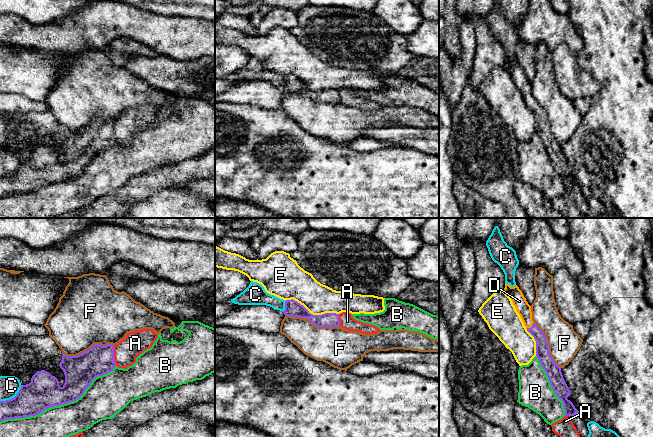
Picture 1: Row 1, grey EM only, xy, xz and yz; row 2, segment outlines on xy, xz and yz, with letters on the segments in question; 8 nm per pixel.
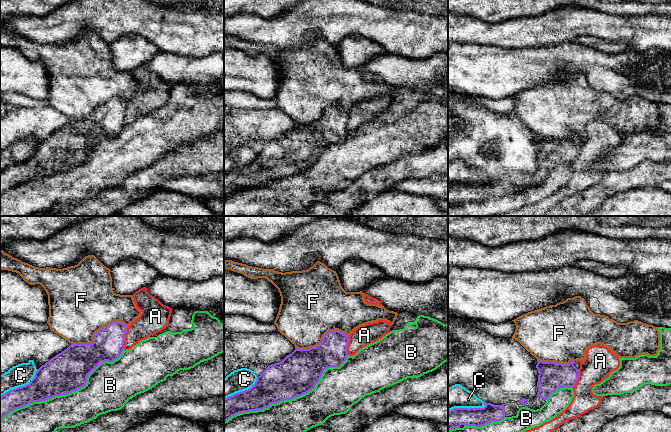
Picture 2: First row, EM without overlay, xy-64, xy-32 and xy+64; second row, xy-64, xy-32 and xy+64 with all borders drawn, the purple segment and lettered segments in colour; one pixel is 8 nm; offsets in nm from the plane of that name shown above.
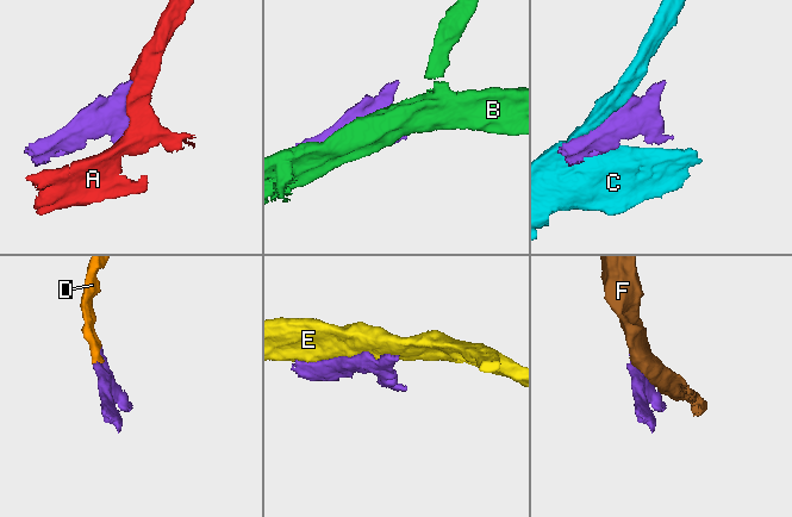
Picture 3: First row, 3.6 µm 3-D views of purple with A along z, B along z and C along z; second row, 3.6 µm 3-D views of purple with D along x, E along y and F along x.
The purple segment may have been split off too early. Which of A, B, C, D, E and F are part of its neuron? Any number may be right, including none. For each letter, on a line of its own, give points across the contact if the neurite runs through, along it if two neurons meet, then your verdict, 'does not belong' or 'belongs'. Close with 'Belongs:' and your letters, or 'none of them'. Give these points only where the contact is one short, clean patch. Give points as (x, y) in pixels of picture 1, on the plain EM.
A: does not belong
B: does not belong
C: does not belong
D: belongs
E: does not belong
F: does not belong
Belongs: D

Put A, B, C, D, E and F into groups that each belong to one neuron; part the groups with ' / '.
A / B / C / D / E / F

